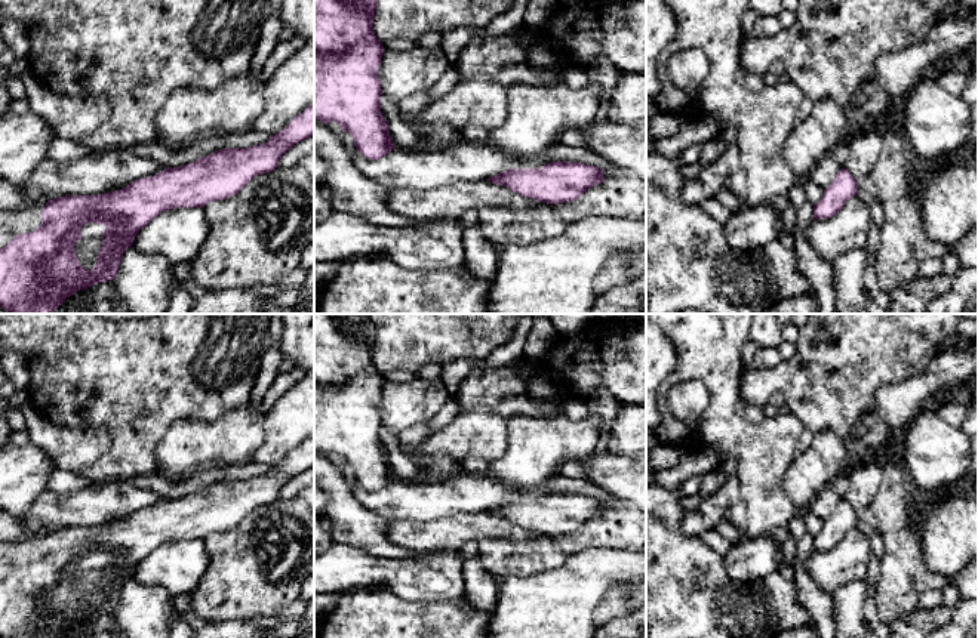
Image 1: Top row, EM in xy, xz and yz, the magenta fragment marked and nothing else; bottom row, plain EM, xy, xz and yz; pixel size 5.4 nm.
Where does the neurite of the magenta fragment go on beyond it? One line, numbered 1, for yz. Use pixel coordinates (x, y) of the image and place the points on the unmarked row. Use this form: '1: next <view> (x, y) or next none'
1: next none

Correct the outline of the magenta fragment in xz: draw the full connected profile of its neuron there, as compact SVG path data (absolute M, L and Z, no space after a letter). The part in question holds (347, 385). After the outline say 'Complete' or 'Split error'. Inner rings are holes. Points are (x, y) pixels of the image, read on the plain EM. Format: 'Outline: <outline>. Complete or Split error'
Outline: M314 314L314 450L325 456L336 453L369 491L396 480L379 437L378 398L385 380L373 364L375 343L370 314Z. Complete

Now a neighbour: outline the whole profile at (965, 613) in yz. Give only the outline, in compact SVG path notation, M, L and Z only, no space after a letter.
M959 600L951 619L934 629L929 638L966 638L975 622L978 622L978 601Z

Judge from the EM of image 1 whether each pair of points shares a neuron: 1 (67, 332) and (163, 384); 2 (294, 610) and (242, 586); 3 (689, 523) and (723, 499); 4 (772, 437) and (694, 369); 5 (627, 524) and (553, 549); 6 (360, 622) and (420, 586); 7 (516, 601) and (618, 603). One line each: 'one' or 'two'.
1: one
2: two
3: one
4: one
5: one
6: two
7: two

